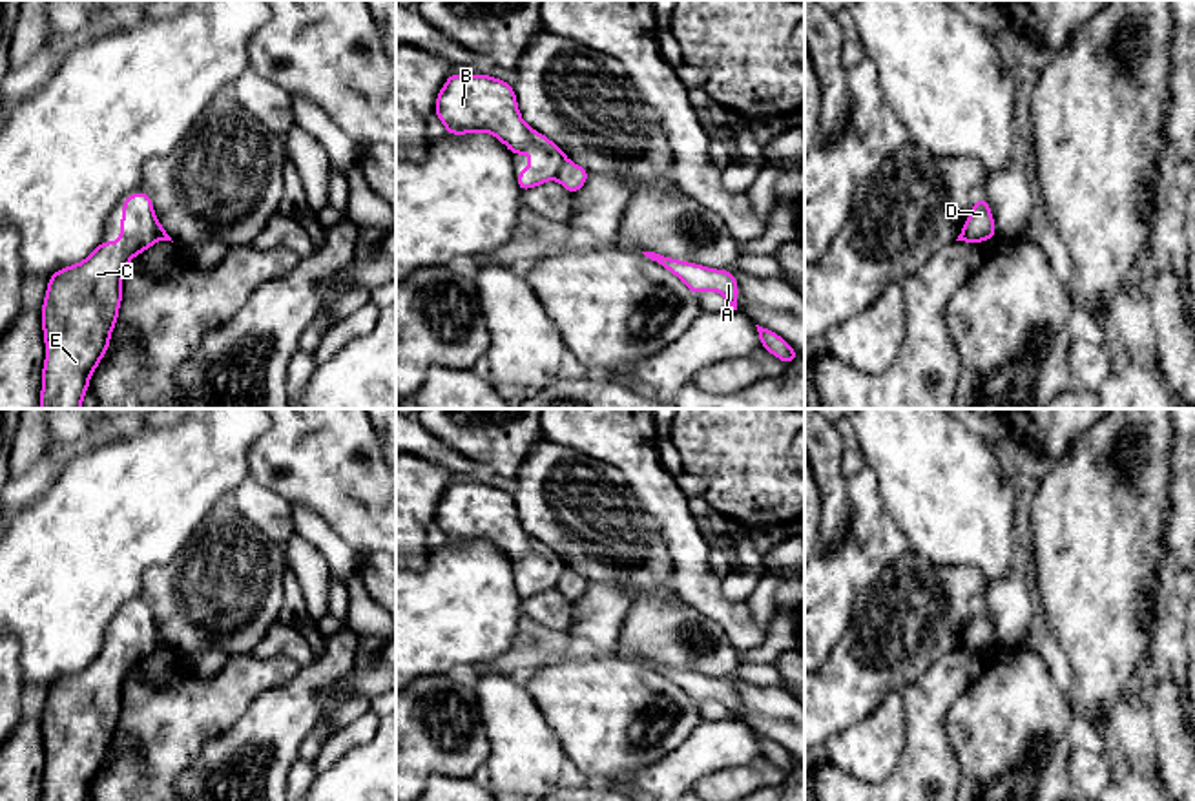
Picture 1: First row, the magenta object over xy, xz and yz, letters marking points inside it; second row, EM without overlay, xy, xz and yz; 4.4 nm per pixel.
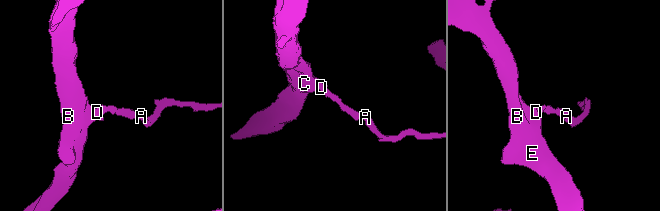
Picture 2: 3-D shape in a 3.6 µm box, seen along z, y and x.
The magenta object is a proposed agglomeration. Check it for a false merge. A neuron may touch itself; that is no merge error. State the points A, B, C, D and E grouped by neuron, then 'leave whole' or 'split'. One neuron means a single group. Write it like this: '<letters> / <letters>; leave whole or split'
A D / B C E; split

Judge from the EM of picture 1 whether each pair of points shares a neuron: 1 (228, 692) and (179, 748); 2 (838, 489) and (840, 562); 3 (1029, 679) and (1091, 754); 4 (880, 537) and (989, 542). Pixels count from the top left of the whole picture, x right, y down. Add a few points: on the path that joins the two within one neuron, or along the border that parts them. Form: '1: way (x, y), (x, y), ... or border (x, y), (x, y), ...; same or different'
1: way (214, 707), (187, 734); same
2: border (849, 499), (851, 528), (834, 546), (823, 550); different
3: border (1075, 716), (1070, 727), (1070, 750); different
4: border (882, 502), (911, 548); different

